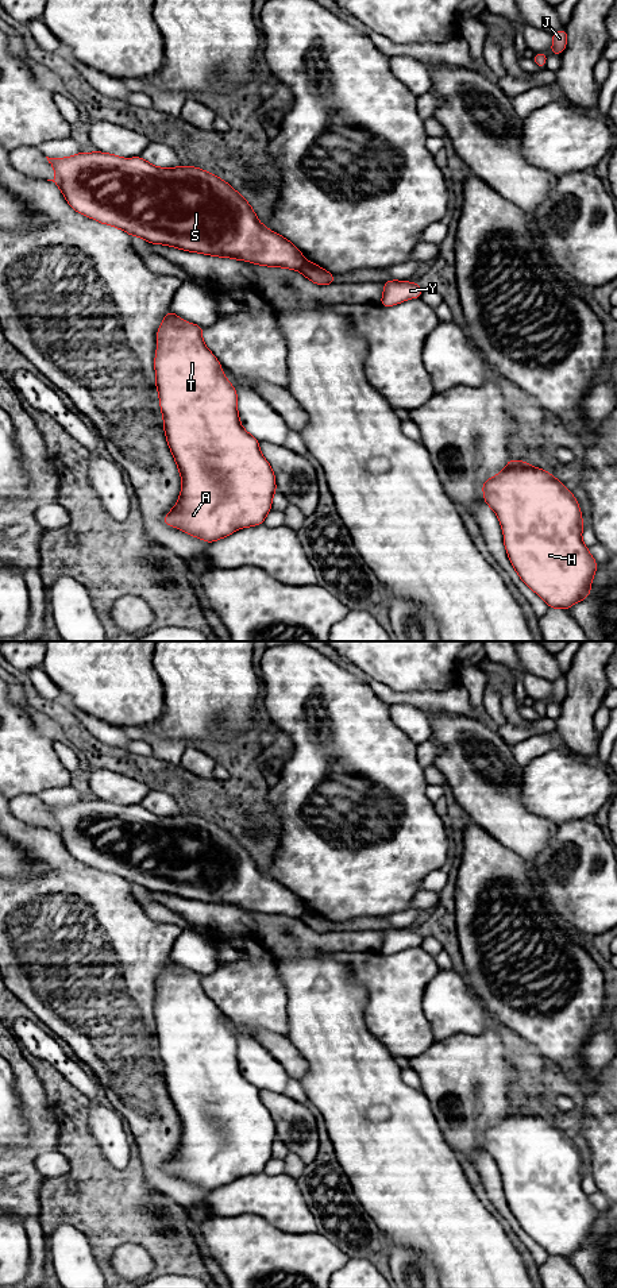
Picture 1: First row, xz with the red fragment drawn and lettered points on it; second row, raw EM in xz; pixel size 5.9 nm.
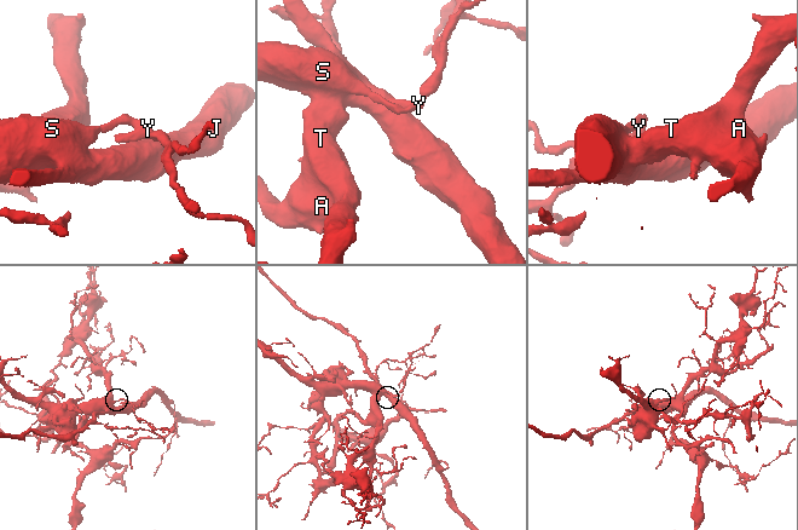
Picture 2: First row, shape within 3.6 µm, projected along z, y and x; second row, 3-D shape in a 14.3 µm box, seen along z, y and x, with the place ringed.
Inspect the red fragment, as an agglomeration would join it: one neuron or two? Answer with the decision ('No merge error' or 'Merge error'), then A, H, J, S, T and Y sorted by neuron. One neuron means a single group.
Merge error. Groups: A H S T / J Y

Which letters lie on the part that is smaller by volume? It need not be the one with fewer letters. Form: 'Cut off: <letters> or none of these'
Cut off: J, Y

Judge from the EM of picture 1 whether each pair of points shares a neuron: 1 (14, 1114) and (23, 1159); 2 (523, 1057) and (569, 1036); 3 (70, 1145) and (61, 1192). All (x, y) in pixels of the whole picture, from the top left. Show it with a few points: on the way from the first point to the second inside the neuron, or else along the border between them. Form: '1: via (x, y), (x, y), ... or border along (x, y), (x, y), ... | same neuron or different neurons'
1: border along (26, 1114), (29, 1141), (14, 1149) | different neurons
2: border along (512, 1030), (551, 1064), (555, 1076) | different neurons
3: via (74, 1157), (74, 1172), (66, 1180) | same neuron

